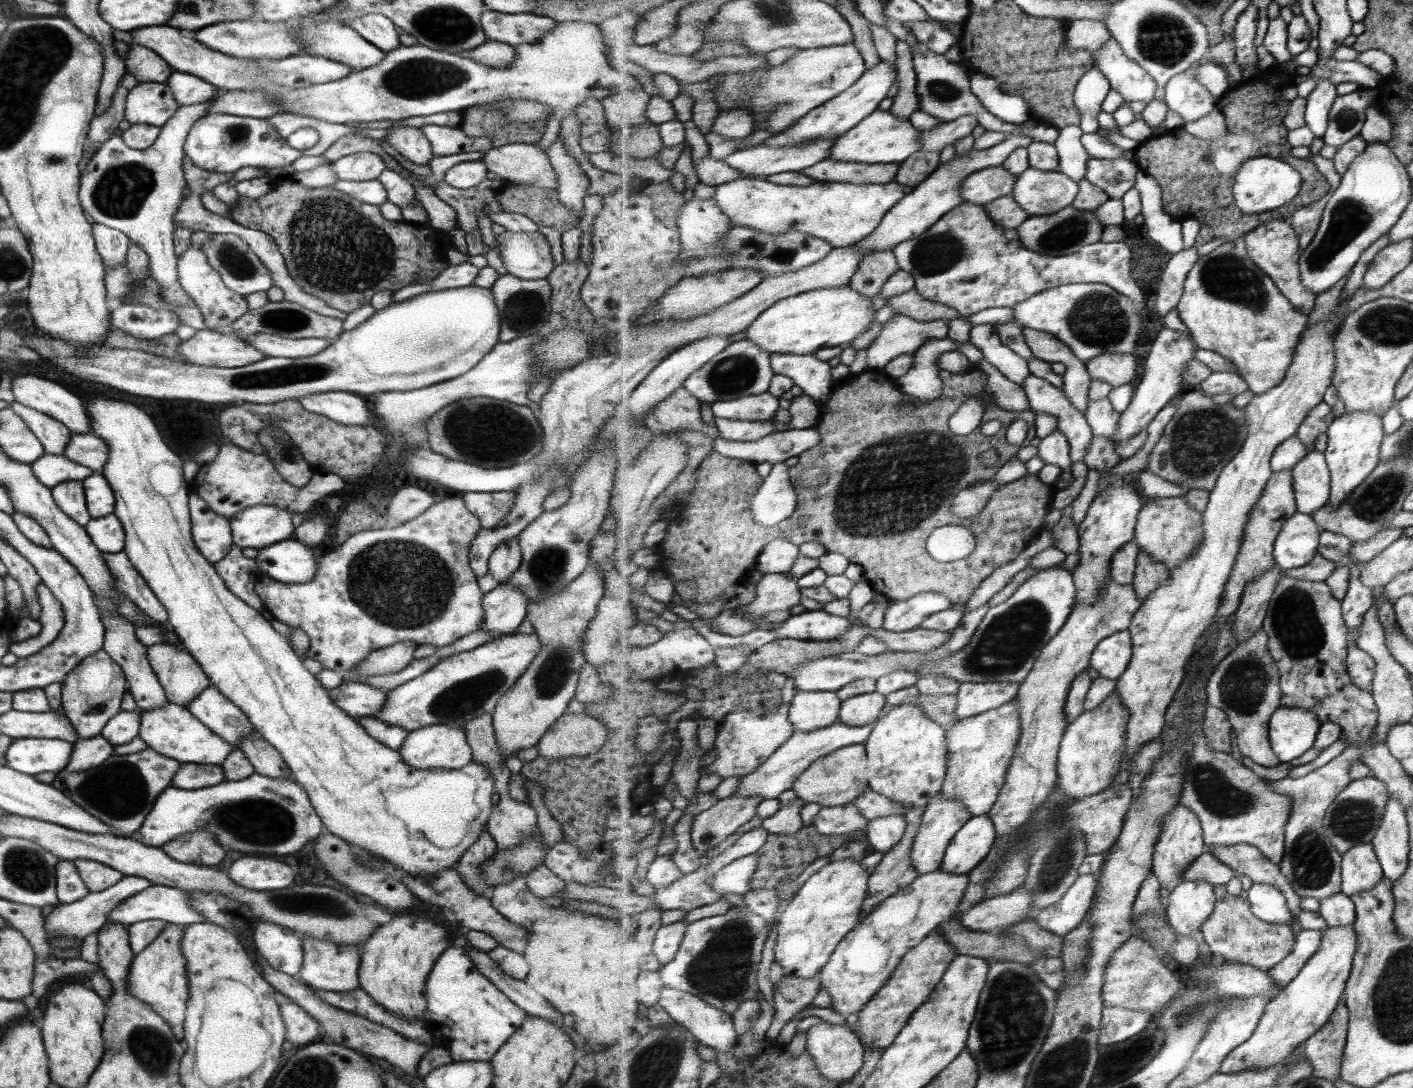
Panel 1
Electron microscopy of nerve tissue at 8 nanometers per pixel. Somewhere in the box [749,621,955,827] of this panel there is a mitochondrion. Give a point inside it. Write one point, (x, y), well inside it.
(937, 707)

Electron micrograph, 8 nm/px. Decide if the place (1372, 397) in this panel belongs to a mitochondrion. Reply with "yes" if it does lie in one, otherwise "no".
no

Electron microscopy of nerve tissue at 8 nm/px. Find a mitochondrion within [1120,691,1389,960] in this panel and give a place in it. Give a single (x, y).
(1215, 792)

